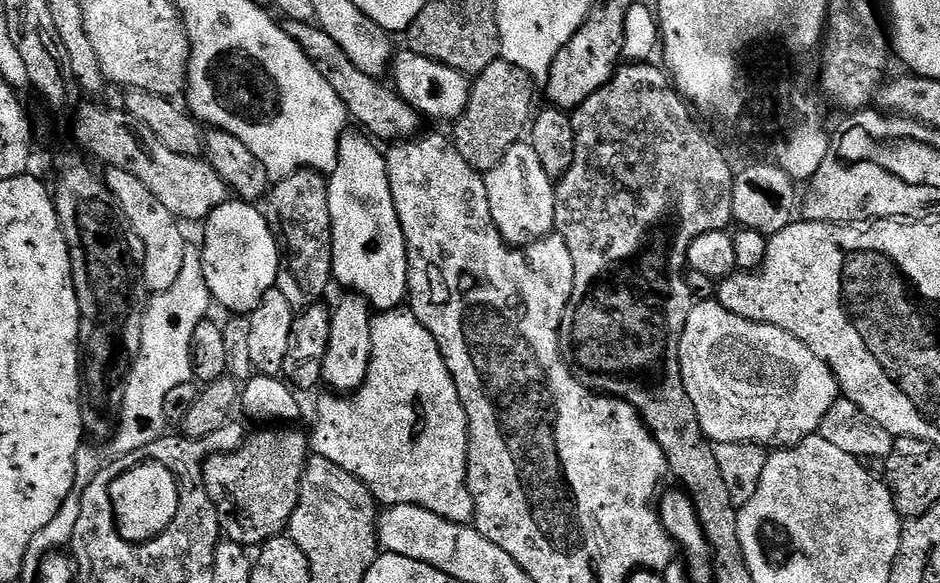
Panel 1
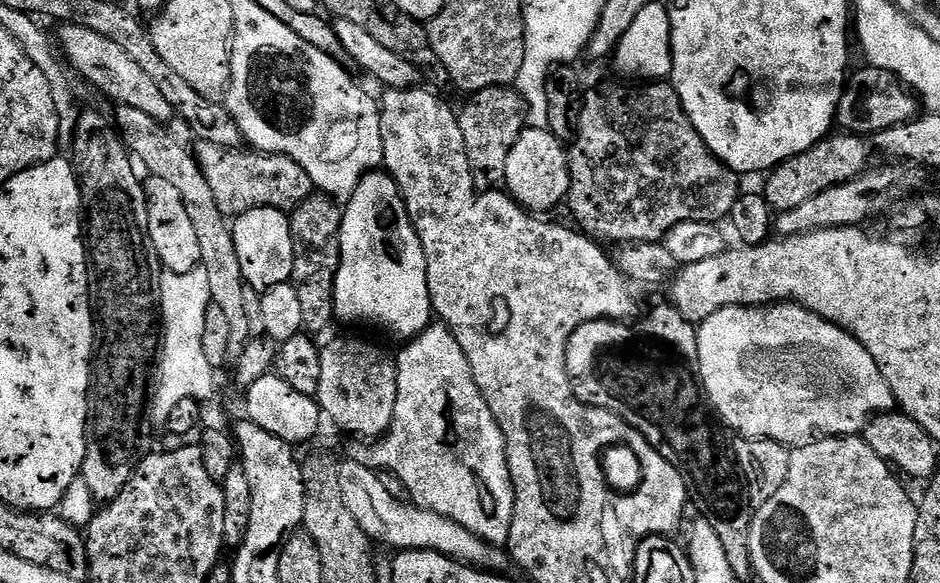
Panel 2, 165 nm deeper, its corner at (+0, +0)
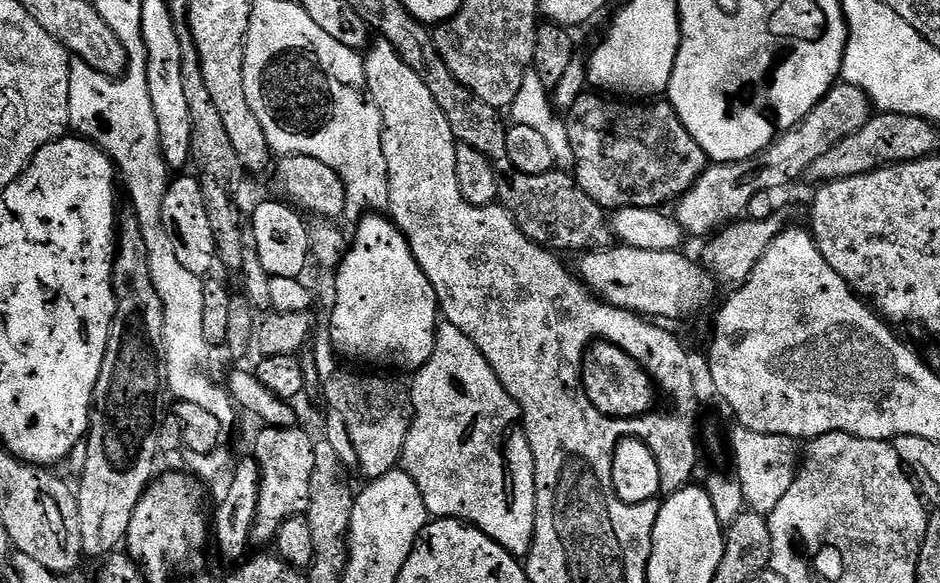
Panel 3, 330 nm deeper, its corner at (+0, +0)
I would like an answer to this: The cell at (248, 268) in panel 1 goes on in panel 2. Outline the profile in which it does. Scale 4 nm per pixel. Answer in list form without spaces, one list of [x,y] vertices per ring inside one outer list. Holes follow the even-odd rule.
[[[255,208],[235,217],[230,227],[238,266],[242,268],[244,283],[249,289],[263,290],[291,281],[294,270],[294,242],[287,211],[278,208]]]

